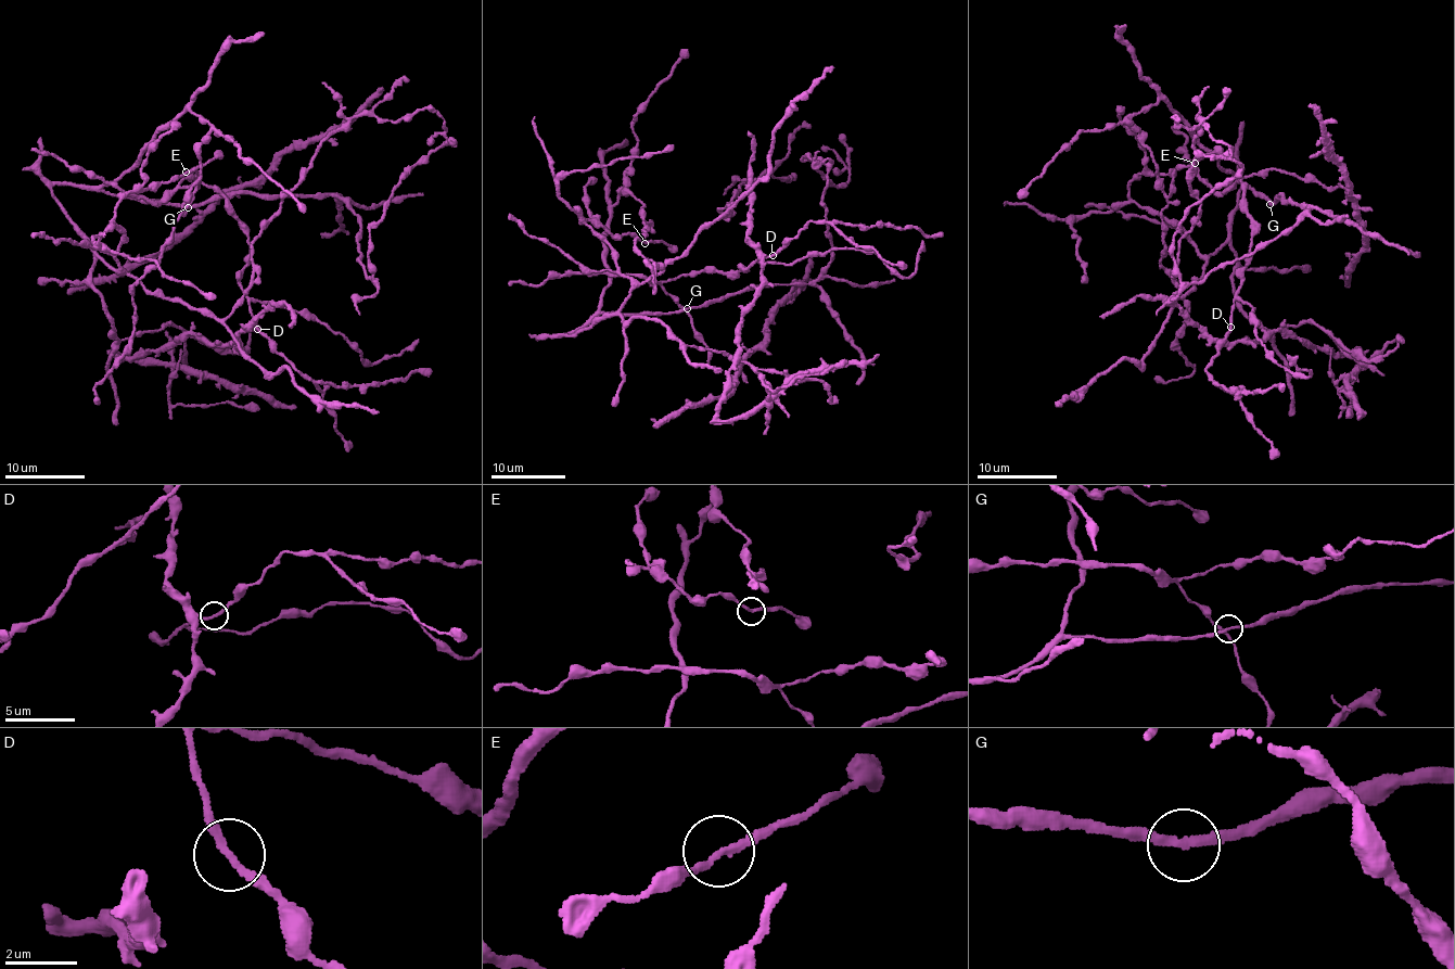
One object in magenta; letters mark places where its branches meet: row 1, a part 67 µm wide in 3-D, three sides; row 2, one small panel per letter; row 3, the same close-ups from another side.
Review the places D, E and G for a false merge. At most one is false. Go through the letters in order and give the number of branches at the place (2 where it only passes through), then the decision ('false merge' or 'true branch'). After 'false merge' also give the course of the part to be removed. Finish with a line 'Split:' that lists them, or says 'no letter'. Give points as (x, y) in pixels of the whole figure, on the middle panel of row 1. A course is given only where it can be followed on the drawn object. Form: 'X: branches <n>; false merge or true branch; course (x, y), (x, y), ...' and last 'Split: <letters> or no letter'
D: branches 2; true branch
E: branches 2; true branch
G: branches 2; true branch
Split: no letter

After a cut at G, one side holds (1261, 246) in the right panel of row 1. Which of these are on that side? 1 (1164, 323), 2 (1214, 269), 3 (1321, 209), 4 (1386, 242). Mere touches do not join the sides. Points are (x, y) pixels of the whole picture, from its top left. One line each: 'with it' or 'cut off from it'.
1: cut off from it
2: with it
3: with it
4: with it

